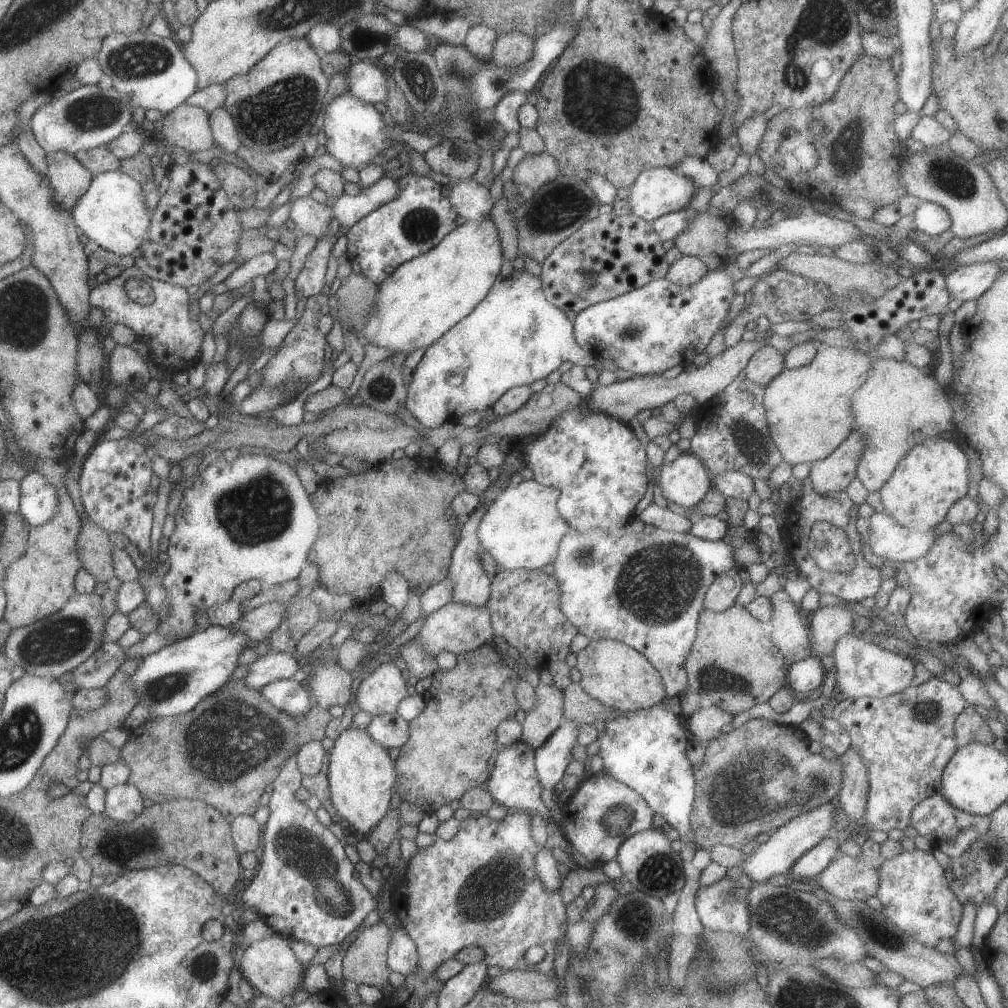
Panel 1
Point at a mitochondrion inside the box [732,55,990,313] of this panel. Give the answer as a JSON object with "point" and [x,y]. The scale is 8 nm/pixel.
{"point":[949,179]}

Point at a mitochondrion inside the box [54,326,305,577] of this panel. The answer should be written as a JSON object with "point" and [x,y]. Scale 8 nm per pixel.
{"point":[261,510]}

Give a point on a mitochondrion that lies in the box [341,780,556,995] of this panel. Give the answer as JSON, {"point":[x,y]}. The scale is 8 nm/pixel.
{"point":[490,892]}

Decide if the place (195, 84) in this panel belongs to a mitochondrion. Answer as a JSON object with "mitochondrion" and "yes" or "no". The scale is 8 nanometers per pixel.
{"mitochondrion":"no"}

